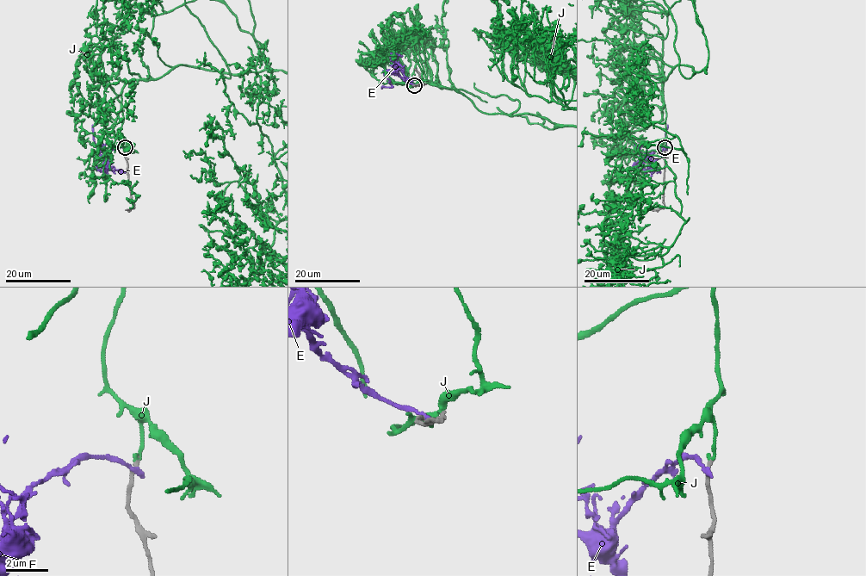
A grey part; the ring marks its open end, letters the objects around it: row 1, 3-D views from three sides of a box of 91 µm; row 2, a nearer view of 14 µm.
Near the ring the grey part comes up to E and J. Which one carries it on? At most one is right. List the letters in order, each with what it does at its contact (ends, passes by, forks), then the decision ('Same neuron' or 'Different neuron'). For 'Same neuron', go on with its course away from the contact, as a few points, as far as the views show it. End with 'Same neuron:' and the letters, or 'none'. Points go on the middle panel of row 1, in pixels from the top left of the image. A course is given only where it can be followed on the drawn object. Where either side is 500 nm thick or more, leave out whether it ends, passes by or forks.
E: It ends there. Different neuron
J: It ends there. Same neuron
Same neuron: J

